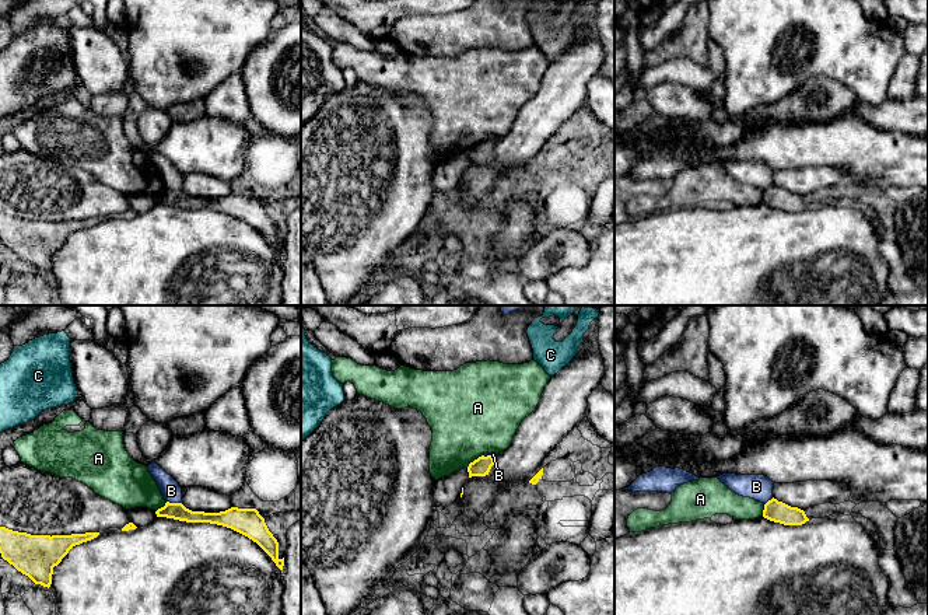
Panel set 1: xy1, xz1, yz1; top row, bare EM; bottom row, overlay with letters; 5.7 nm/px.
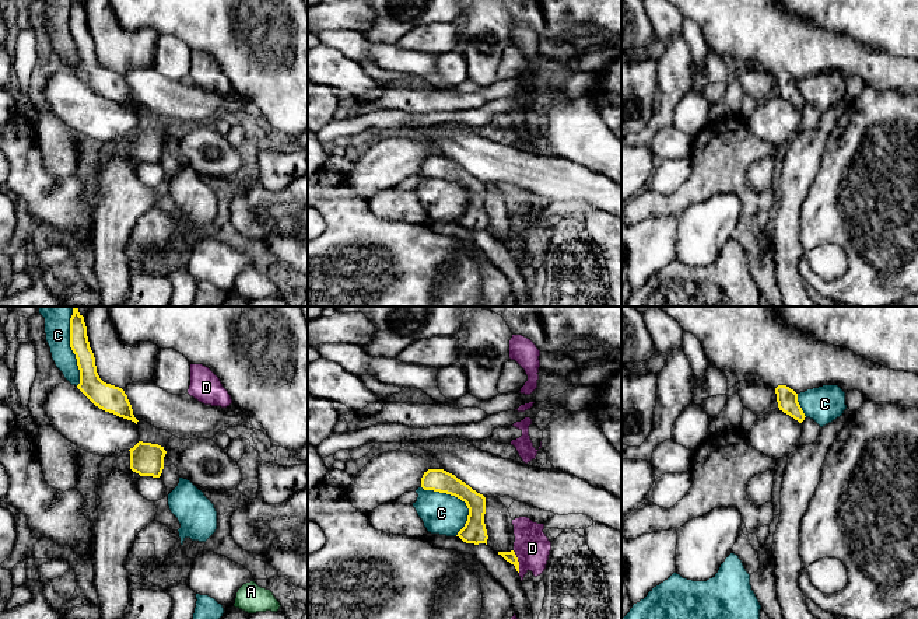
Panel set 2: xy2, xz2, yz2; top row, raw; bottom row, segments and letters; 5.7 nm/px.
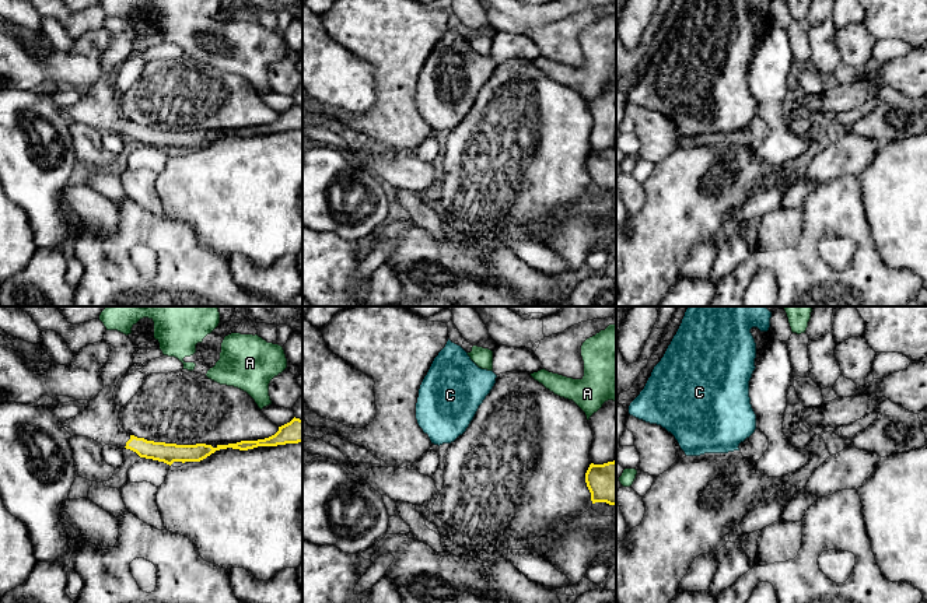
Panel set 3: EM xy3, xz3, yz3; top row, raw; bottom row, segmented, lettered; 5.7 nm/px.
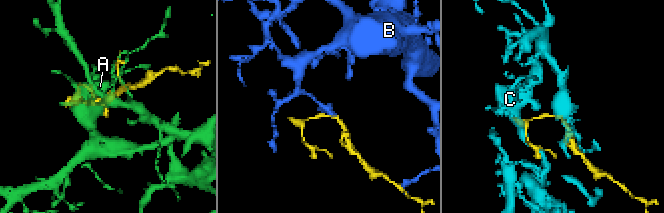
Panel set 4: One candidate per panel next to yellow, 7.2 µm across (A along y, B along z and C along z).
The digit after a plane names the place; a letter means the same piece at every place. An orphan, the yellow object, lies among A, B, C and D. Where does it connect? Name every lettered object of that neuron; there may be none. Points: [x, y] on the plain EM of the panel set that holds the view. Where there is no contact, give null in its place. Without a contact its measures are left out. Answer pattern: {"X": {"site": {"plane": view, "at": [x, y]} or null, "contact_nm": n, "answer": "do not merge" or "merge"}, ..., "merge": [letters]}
{"A": {"site": {"plane": "xz1", "at": [475, 146]}, "contact_nm": 120, "answer": "do not merge"}, "B": {"site": {"plane": "xy1", "at": [174, 189]}, "contact_nm": 90, "answer": "do not merge"}, "C": {"site": {"plane": "xz2", "at": [459, 184]}, "contact_nm": 360, "answer": "do not merge"}, "D": {"site": {"plane": "xz2", "at": [518, 248]}, "contact_nm": 130, "answer": "do not merge"}, "merge": []}

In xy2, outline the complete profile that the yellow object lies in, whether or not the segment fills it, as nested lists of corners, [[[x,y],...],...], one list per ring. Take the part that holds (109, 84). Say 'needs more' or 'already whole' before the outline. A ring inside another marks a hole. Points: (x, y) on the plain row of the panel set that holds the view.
already whole | [[[73,0],[70,4],[70,34],[77,45],[80,70],[77,74],[99,95],[137,111],[132,91],[125,77],[104,69],[95,52],[95,43],[90,34],[84,3]]]

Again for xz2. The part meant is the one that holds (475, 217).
already whole | [[[428,155],[424,158],[421,174],[424,176],[446,179],[465,188],[469,195],[469,202],[465,213],[456,223],[466,230],[487,231],[488,221],[484,210],[486,183],[483,181],[444,155]]]

